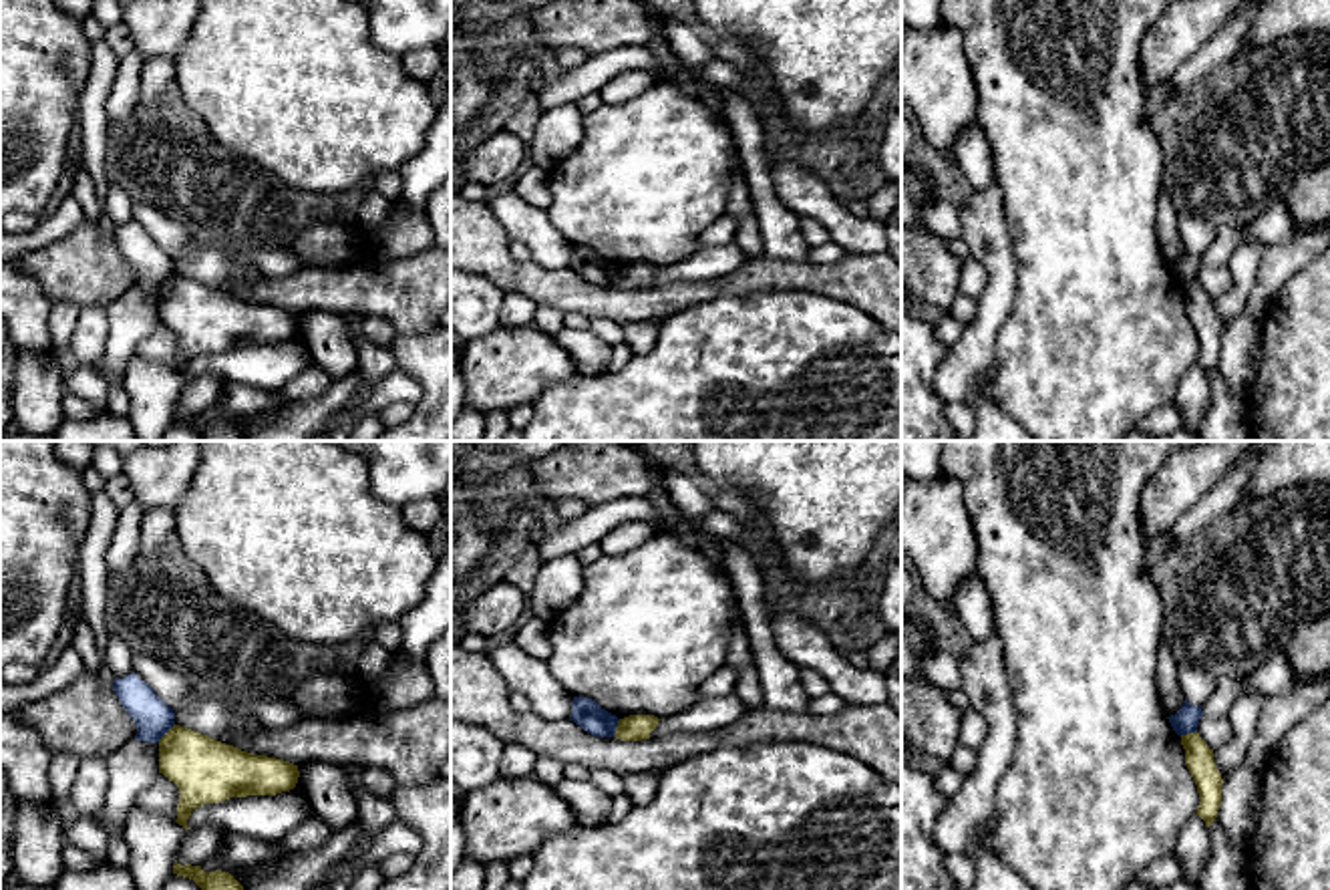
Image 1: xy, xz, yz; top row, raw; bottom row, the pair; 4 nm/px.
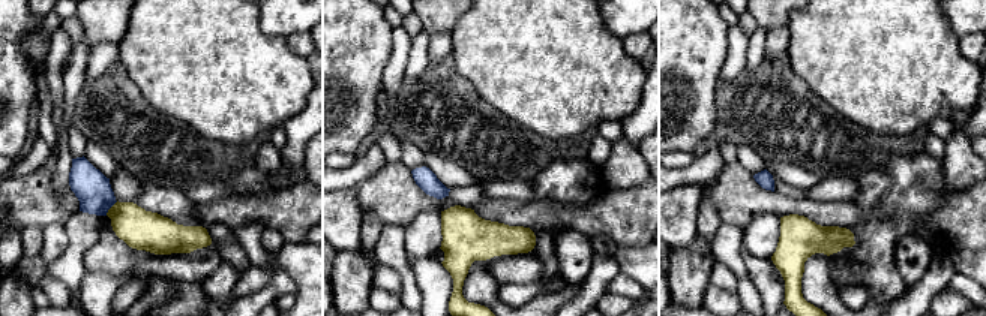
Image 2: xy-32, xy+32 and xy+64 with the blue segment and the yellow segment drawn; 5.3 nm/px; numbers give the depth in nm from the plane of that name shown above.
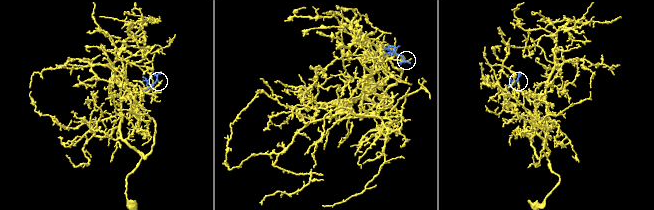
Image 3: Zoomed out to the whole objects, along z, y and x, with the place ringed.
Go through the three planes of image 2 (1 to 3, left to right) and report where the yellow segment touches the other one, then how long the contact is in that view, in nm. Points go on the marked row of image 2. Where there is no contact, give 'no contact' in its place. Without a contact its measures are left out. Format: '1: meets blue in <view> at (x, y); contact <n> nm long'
1: meets blue in xy-32 at (110, 207); contact 100 nm long
2: no contact
3: no contact

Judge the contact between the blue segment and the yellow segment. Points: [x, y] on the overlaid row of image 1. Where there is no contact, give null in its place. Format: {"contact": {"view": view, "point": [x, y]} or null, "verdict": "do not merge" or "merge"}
{"contact": {"view": "xy", "point": [165, 731]}, "verdict": "do not merge"}

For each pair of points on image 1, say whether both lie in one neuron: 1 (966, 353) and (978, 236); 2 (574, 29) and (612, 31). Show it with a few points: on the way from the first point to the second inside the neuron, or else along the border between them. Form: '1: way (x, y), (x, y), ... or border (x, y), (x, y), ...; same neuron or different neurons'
1: way (986, 325), (996, 303), (996, 264); same neuron
2: way (584, 29), (602, 29); same neuron

